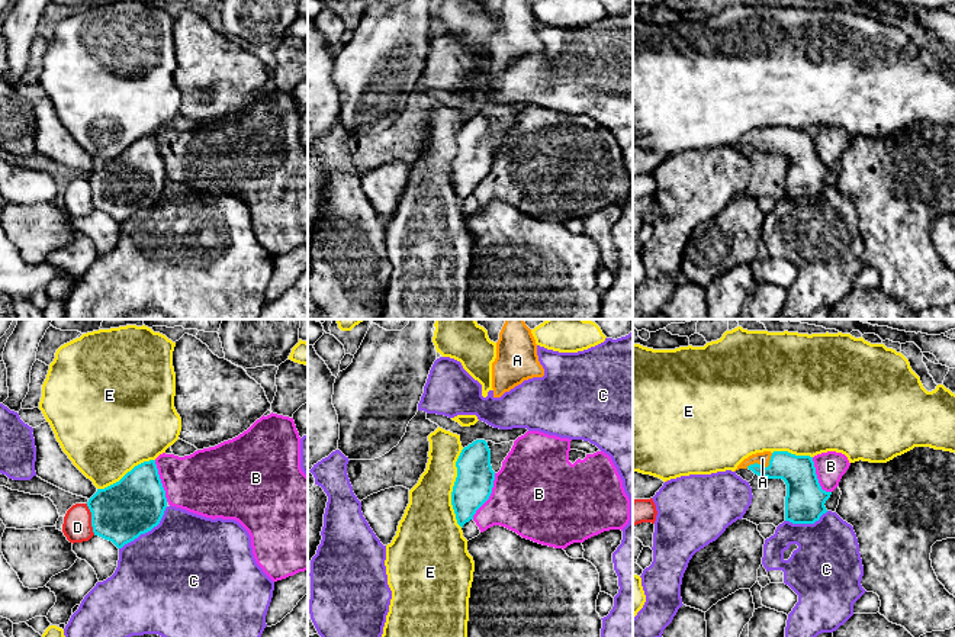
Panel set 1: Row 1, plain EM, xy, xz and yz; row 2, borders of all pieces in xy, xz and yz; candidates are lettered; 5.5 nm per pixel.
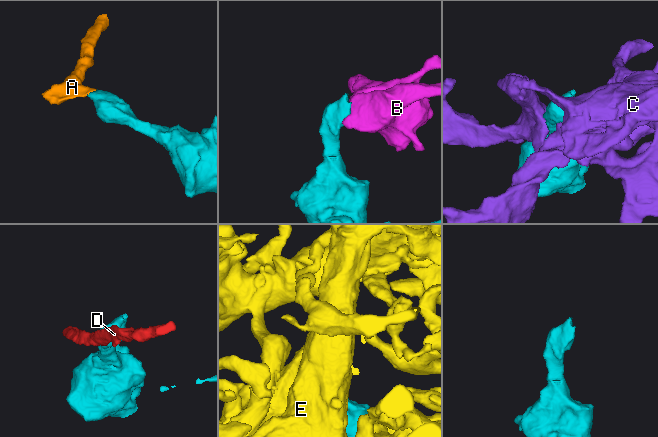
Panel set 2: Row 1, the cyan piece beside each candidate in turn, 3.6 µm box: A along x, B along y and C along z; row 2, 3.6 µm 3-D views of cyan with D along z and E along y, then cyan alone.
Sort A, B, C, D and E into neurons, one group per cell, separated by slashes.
A / B / C / D / E

